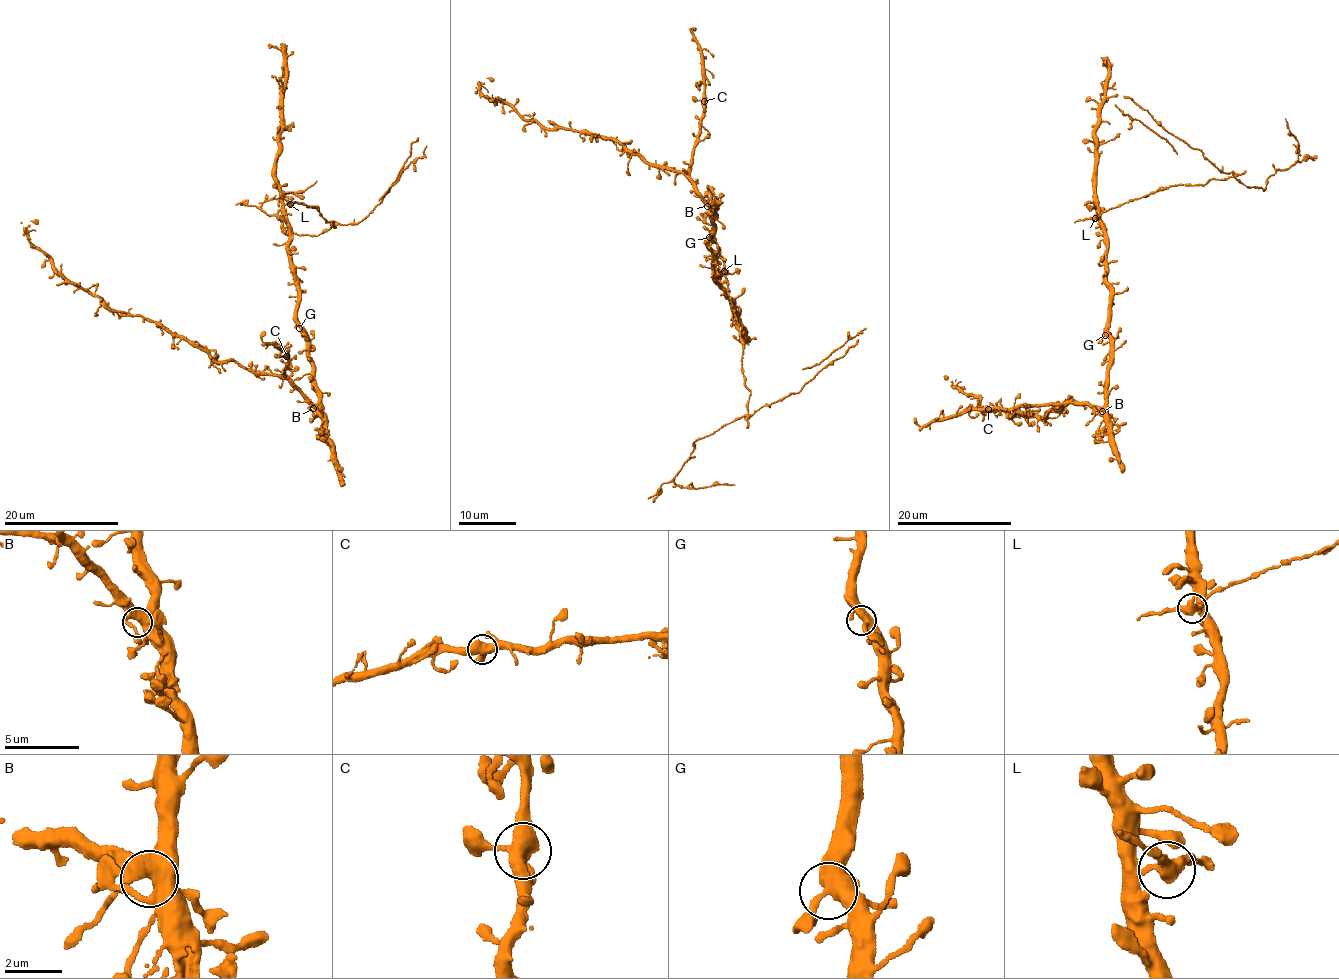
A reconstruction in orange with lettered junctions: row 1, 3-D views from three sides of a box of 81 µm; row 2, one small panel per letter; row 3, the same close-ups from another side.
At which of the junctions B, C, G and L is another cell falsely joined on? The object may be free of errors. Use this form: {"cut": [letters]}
{"cut": ["L"]}

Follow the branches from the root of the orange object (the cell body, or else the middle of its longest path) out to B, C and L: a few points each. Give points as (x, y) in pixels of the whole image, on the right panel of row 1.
B: (1109, 334), (1111, 363), (1102, 411)
C: (1109, 334), (1111, 363), (1107, 395), (1102, 407), (1078, 402), (988, 409)
L: (1109, 334), (1107, 232), (1103, 223), (1095, 217)

